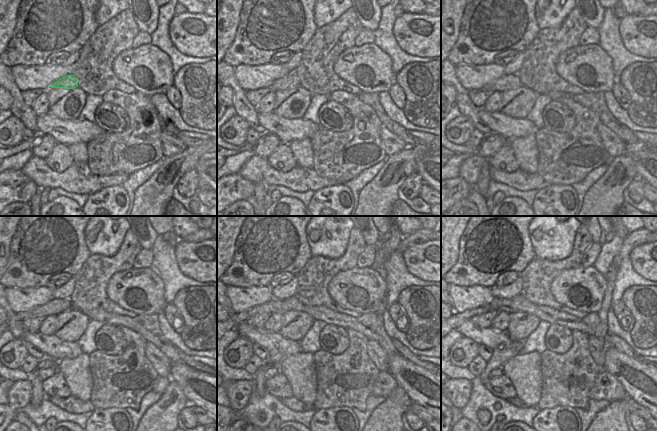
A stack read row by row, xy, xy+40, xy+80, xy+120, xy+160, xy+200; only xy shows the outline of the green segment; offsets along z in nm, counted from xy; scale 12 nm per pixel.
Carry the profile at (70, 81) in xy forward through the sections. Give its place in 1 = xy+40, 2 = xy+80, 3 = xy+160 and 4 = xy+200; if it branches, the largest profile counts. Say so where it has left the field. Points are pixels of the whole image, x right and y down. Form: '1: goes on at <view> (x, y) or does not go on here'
1: goes on at xy+40 (291, 80)
2: goes on at xy+80 (507, 82)
3: goes on at xy+160 (274, 306)
4: goes on at xy+200 (470, 313)

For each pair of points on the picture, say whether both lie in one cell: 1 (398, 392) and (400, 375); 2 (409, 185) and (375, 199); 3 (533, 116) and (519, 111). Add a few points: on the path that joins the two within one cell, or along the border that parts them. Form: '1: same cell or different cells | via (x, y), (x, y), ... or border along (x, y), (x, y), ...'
1: different cells | border along (398, 385), (412, 402)
2: different cells | border along (414, 171), (399, 187)
3: different cells | border along (537, 95), (533, 107), (525, 117)

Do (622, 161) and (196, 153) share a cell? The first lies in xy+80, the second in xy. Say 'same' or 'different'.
same

